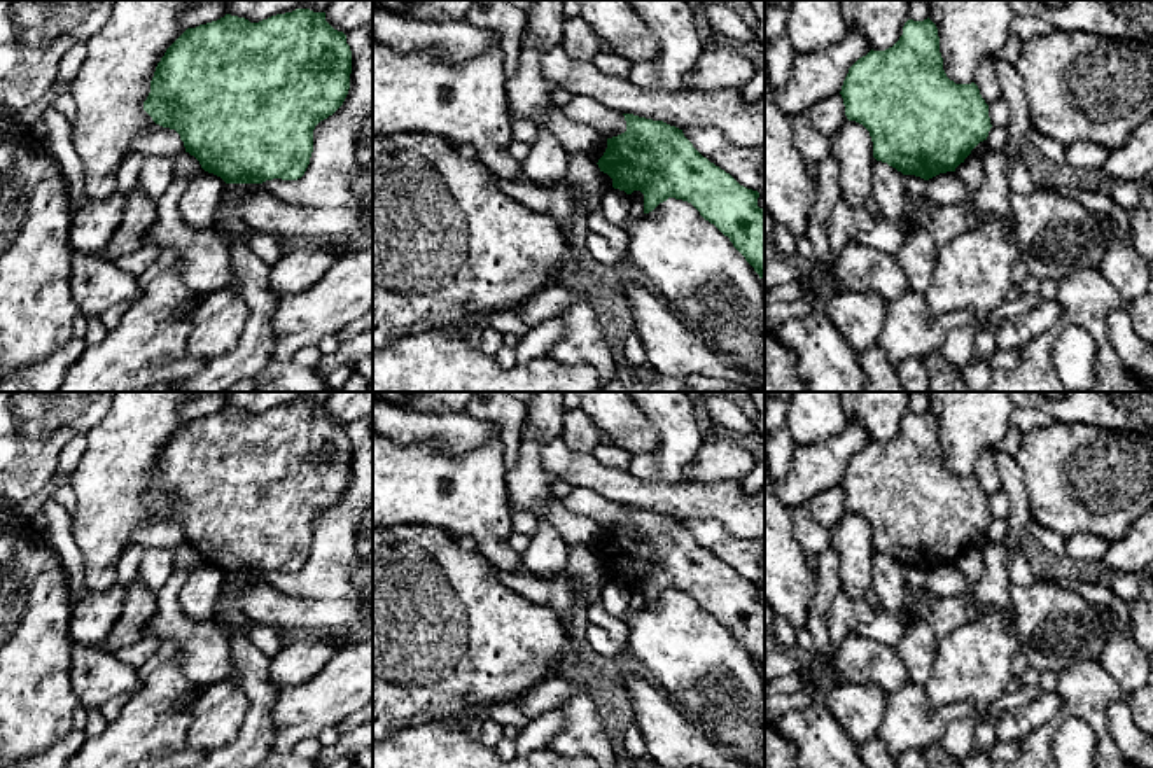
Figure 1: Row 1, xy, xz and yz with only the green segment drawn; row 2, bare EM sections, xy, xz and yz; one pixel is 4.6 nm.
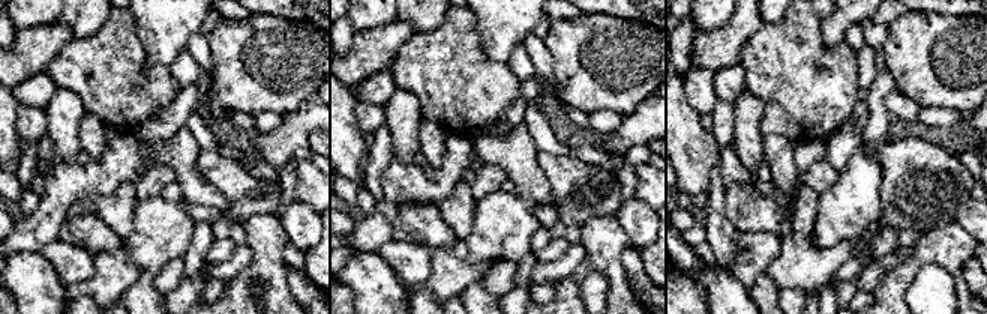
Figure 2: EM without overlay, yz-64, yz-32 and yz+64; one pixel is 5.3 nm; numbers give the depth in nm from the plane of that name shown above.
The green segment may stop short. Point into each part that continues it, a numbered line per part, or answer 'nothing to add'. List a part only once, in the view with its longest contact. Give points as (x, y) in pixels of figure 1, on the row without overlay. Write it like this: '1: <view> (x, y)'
nothing to add

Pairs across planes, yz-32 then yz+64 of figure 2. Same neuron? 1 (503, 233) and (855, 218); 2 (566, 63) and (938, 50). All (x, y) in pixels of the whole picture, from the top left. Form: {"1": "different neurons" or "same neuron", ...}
{"1": "same neuron", "2": "same neuron"}

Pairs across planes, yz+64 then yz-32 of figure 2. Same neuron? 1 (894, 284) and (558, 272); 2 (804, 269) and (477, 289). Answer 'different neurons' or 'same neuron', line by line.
1: different neurons
2: different neurons

